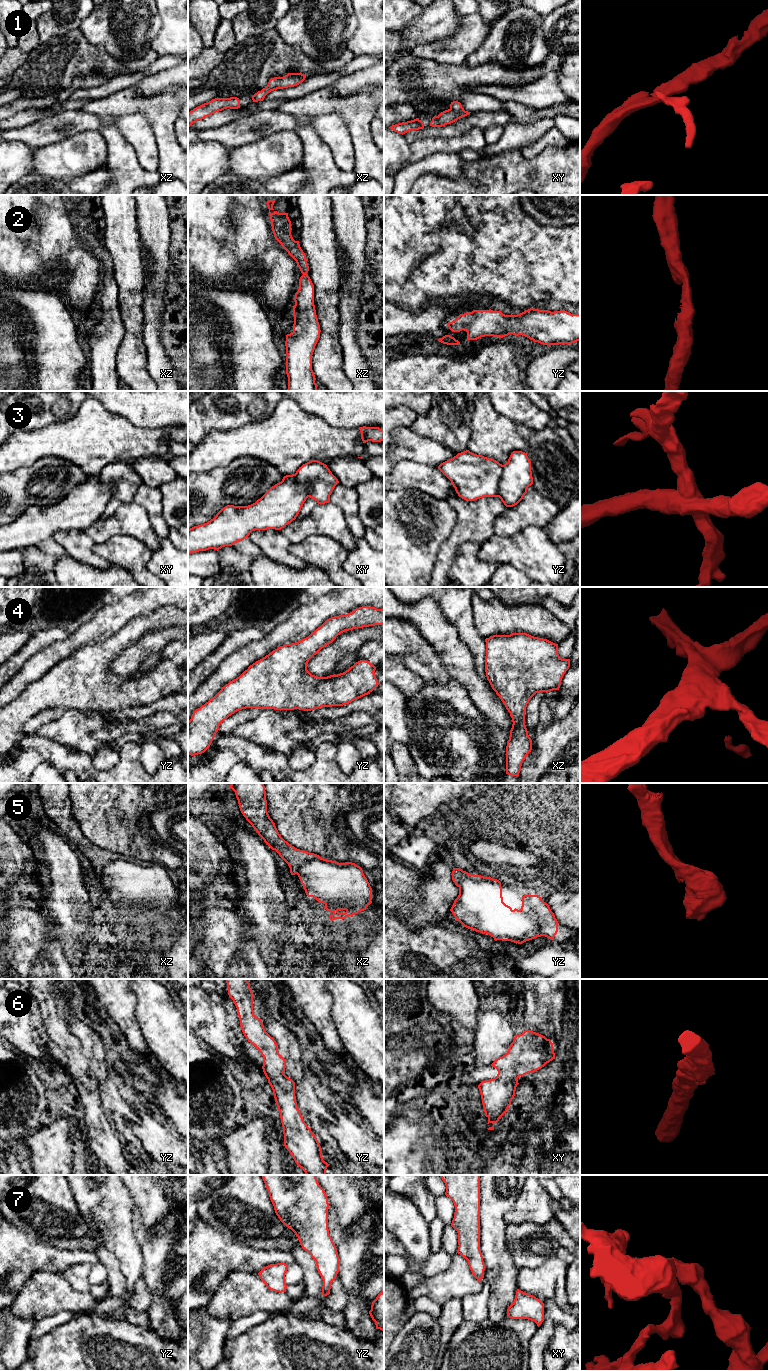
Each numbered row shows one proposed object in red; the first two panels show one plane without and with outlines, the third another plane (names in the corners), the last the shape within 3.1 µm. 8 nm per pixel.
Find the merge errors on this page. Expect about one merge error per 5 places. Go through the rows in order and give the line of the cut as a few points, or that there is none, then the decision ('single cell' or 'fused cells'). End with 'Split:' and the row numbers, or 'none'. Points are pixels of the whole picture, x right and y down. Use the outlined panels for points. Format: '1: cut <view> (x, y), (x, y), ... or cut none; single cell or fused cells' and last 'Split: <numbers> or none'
1: cut none; single cell
2: cut none; single cell
3: cut yz (503, 465), (503, 474), (500, 479), (497, 496); fused cells
4: cut none; single cell
5: cut none; single cell
6: cut none; single cell
7: cut none; single cell
Split: 3

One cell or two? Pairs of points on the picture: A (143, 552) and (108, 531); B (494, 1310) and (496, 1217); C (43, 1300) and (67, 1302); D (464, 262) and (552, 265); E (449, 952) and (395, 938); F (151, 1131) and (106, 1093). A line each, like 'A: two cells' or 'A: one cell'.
A: two cells
B: one cell
C: one cell
D: one cell
E: one cell
F: two cells

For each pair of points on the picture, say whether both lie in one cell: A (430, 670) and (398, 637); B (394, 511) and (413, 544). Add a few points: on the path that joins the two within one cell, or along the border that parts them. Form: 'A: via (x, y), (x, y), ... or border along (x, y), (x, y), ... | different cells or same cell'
A: via (424, 661), (407, 644) | same cell
B: via (400, 519), (402, 533), (405, 536) | same cell

